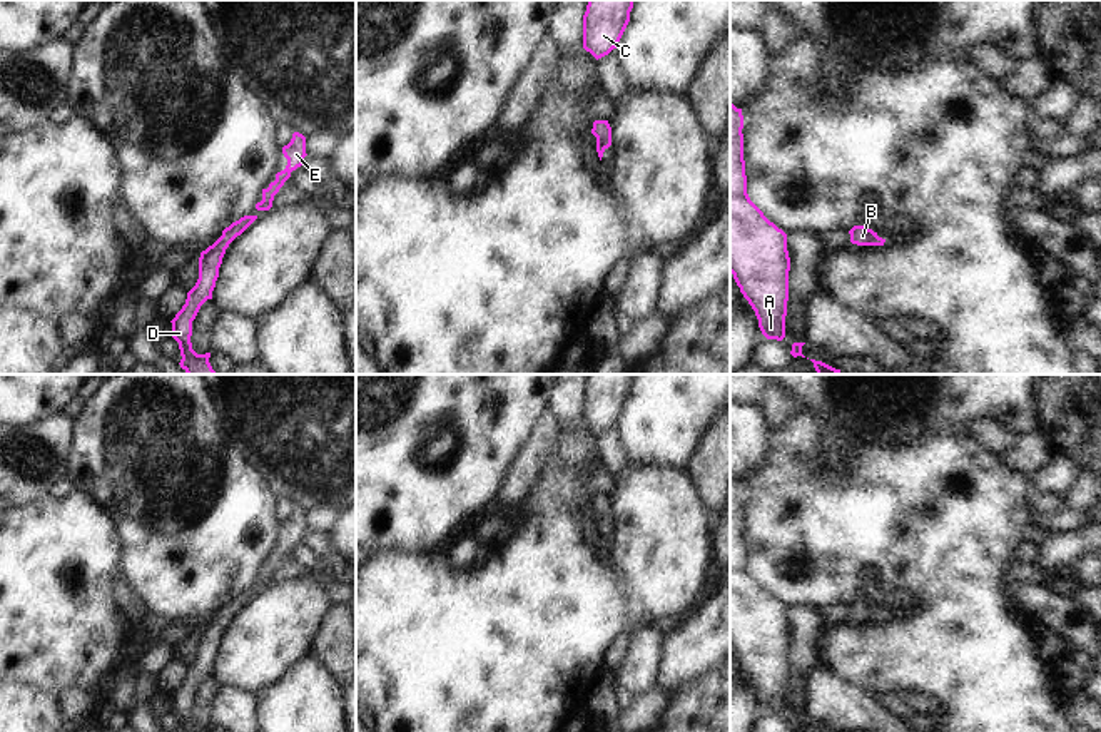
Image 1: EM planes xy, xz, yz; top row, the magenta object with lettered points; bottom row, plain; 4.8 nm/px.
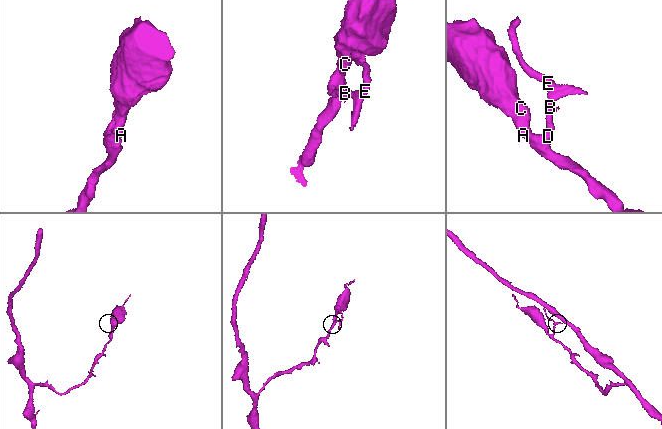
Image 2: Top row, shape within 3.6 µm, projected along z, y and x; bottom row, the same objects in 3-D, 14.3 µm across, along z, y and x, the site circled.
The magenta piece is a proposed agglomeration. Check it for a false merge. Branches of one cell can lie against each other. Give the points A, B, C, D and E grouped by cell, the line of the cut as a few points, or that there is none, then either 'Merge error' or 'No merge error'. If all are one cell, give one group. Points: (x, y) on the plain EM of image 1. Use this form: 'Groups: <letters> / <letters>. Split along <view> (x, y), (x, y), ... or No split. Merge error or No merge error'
Groups: A B C D E. No split. No merge error.

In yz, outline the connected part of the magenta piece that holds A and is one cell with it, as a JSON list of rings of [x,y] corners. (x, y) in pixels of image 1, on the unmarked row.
[[[730,476],[730,647],[767,714],[785,712],[790,632],[787,608],[747,568],[743,490]]]

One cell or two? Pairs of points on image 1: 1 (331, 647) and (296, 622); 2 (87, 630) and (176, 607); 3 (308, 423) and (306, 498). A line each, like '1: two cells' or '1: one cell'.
1: two cells
2: two cells
3: one cell

